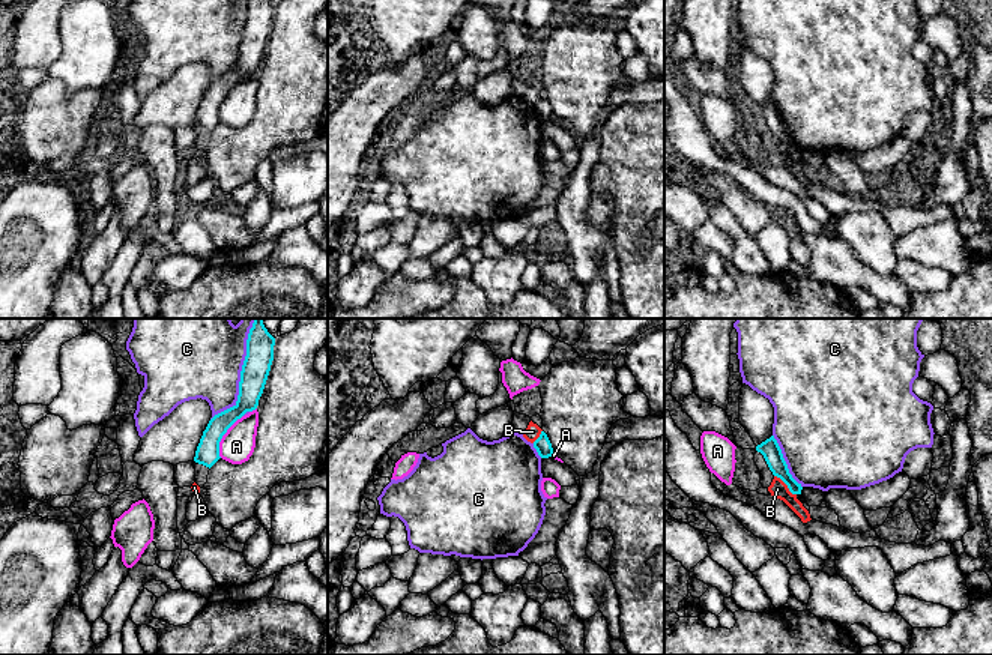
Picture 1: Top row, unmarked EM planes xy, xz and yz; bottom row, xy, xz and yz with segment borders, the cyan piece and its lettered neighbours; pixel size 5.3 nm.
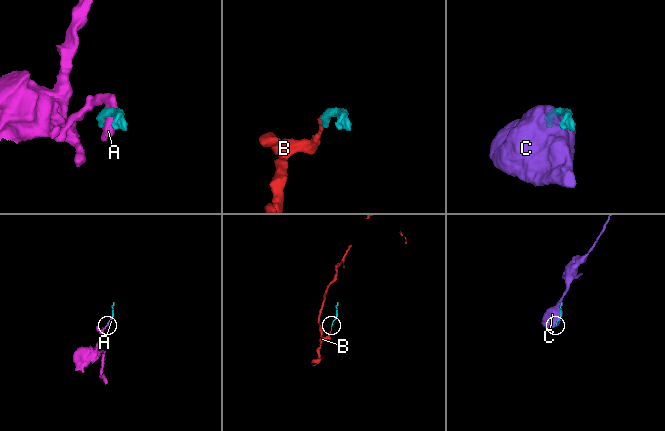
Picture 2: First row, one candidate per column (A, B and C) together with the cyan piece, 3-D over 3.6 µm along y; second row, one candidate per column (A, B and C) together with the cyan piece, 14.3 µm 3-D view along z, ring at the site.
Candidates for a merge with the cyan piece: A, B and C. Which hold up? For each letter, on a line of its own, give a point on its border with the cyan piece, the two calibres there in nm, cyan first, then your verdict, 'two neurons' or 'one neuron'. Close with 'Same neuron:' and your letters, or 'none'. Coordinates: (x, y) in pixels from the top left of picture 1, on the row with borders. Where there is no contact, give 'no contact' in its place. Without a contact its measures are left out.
A: meets cyan in xy at (223, 434); 130 nm thick on the cyan side, 180 nm on the other; two neurons
B: meets cyan in yz at (786, 484); 100 nm thick on the cyan side, 90 nm on the other; two neurons
C: meets cyan in xy at (241, 373); 150 nm thick on the cyan side, 480 nm on the other; two neurons
Same neuron: none

